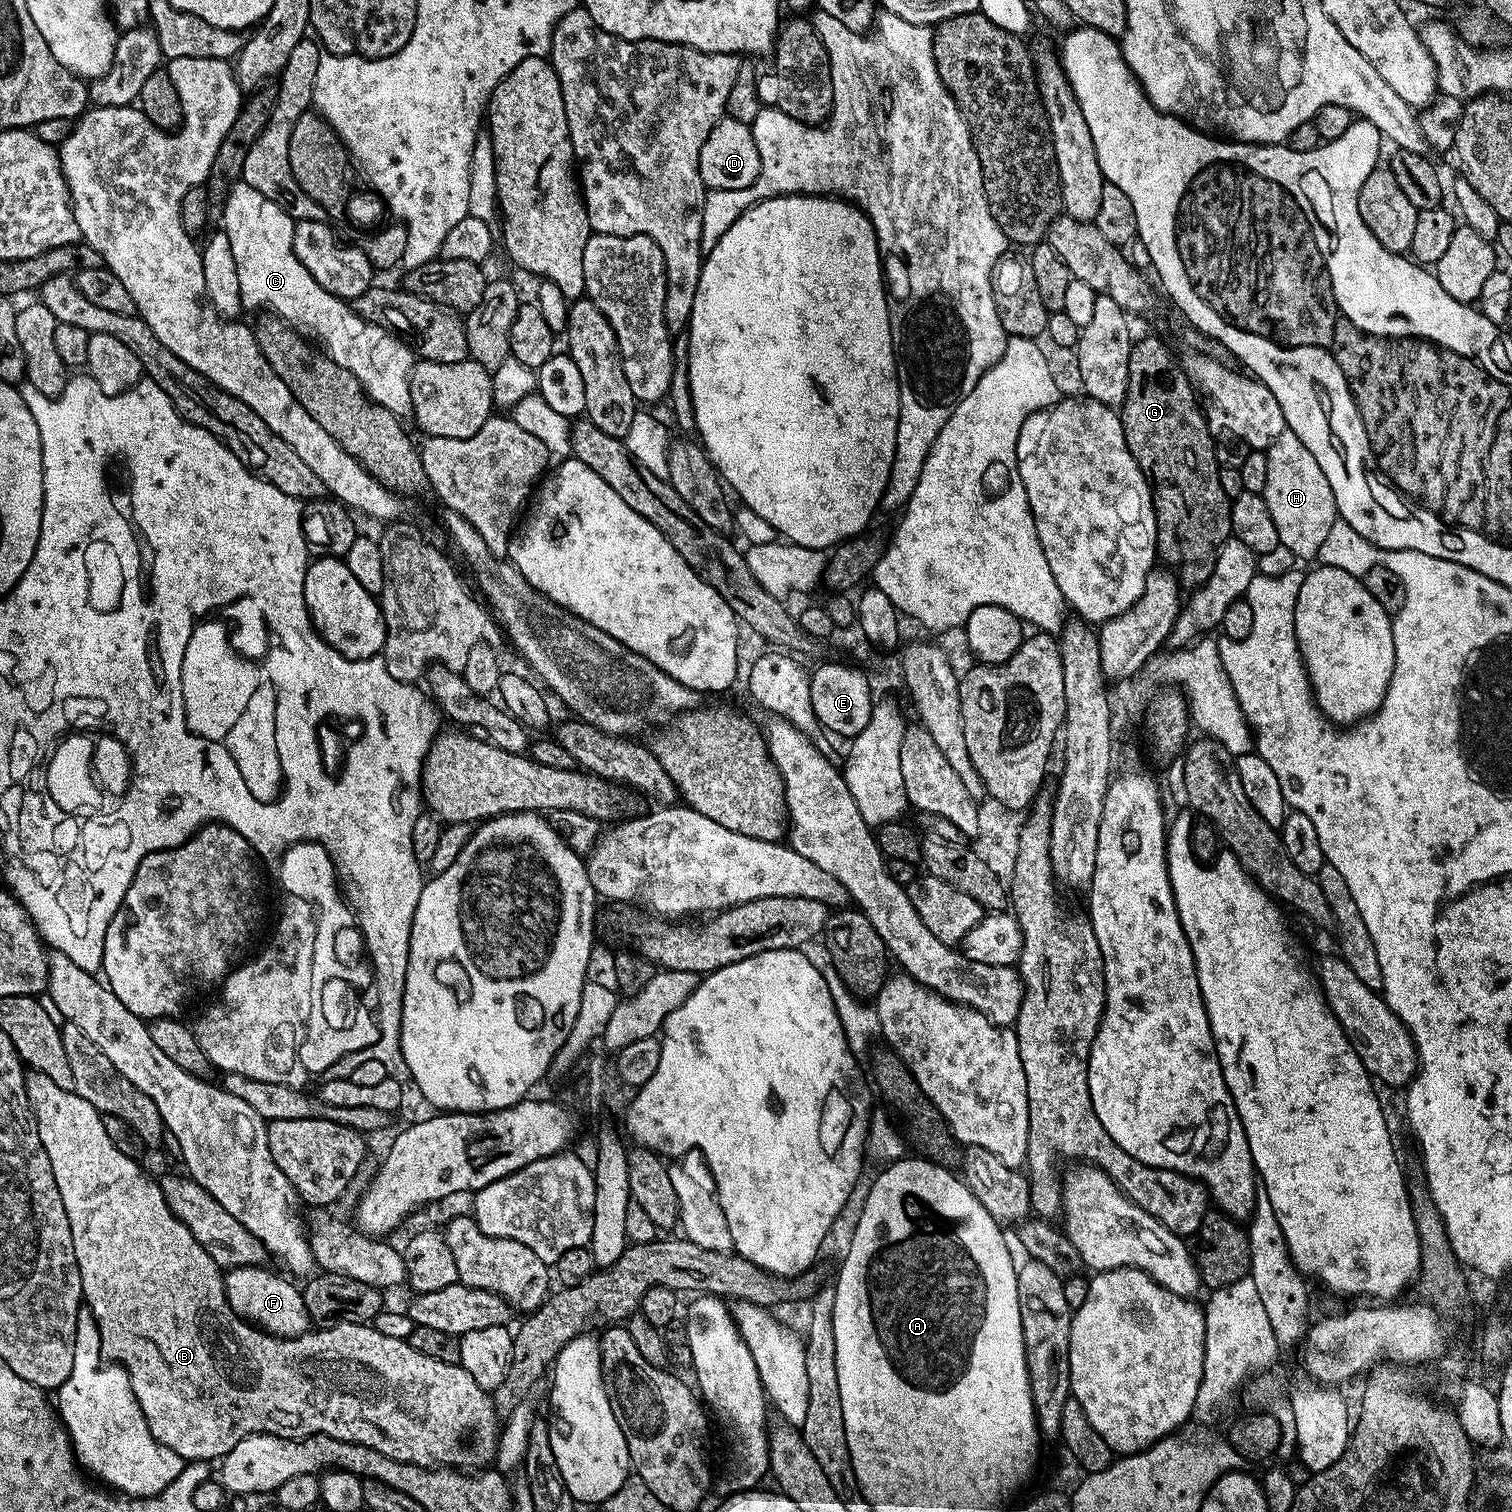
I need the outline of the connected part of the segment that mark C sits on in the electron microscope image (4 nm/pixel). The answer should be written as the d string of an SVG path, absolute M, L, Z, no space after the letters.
M243 178L237 179L229 187L222 204L224 204L222 231L226 234L226 238L230 238L234 266L238 266L241 305L245 309L264 308L260 310L267 310L284 323L292 325L301 336L319 345L334 363L353 372L360 379L365 393L374 394L375 403L383 404L397 414L407 413L410 408L408 377L412 375L414 363L412 349L387 328L363 320L349 301L330 294L330 290L326 290L322 286L318 286L318 282L314 282L310 270L306 270L306 266L302 266L302 262L298 262L298 258L292 252L296 221L290 214L286 214L286 210L282 210L282 206L270 202L270 198L266 198L266 194L258 194L258 190L254 190L254 186L247 184Z

